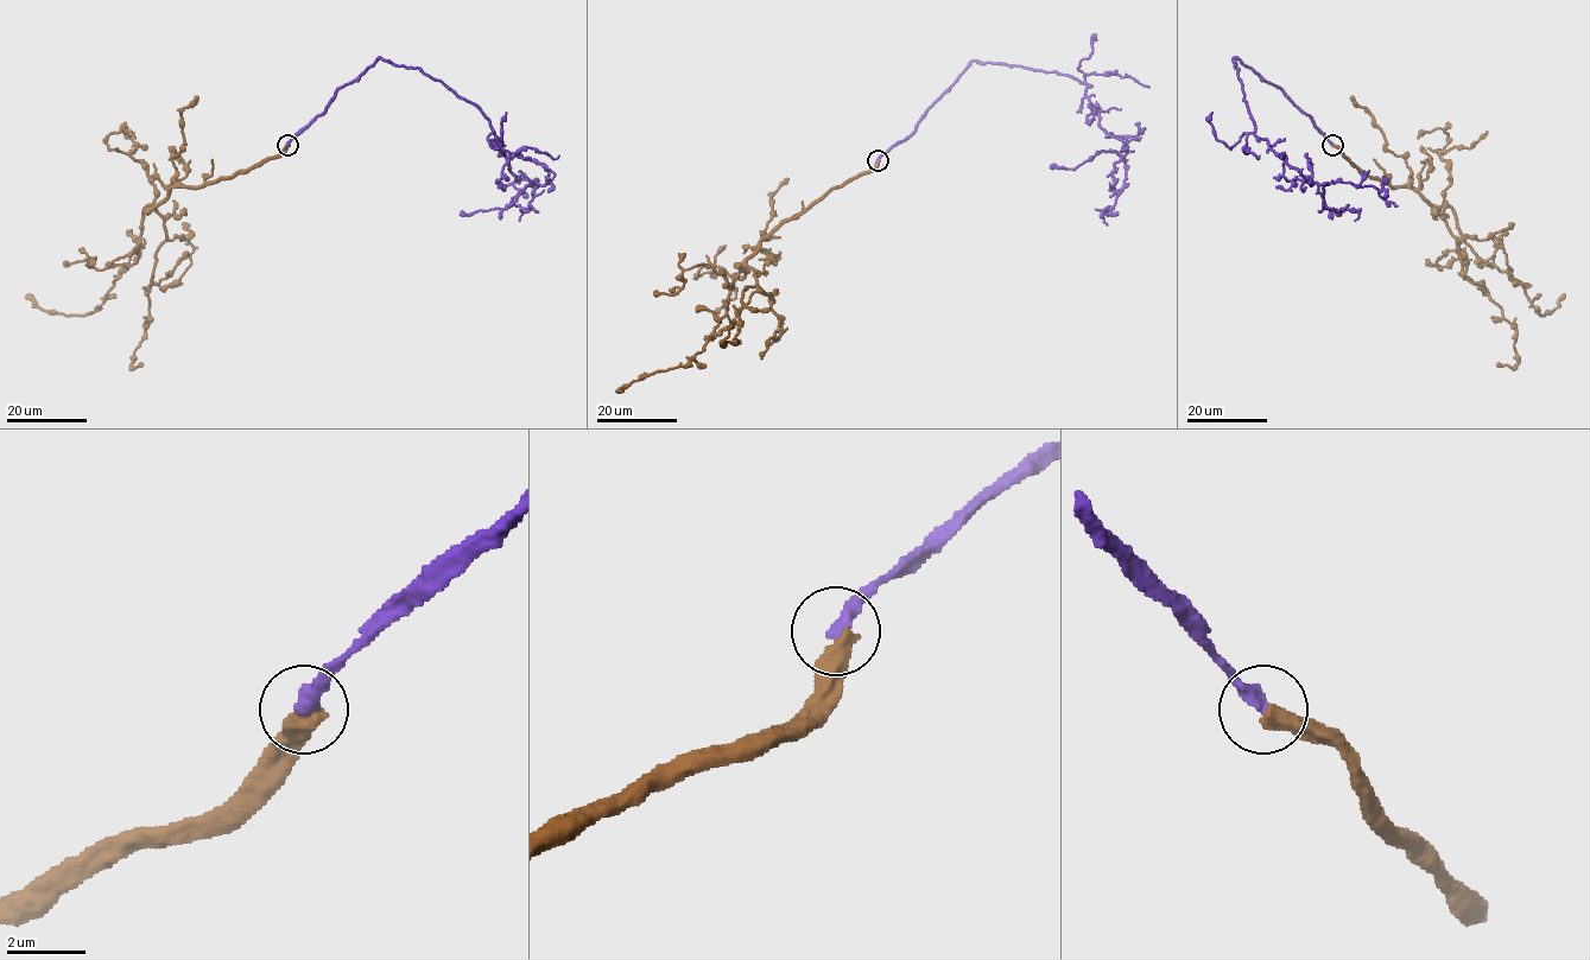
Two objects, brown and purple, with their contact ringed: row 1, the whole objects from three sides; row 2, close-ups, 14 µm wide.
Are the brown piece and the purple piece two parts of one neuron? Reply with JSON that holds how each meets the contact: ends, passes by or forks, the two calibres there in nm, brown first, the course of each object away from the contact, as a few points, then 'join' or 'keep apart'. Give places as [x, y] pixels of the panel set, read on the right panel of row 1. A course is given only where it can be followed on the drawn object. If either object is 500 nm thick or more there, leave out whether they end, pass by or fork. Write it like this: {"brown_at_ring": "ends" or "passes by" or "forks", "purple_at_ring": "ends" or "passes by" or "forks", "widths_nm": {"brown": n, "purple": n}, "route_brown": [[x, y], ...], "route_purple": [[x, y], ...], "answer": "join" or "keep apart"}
{"widths_nm": {"brown": 500, "purple": 340}, "route_brown": [[1332, 145], [1367, 176], [1411, 186], [1432, 207], [1446, 205], [1462, 239], [1520, 283], [1540, 316], [1564, 294]], "route_purple": [[1331, 145], [1279, 88], [1233, 59], [1255, 134], [1307, 178], [1329, 184], [1323, 204], [1338, 214]], "answer": "keep apart"}

